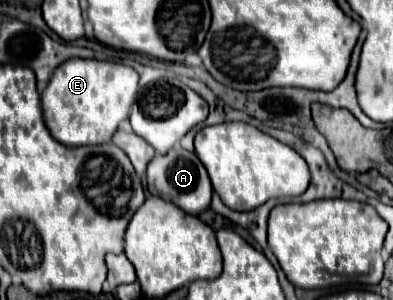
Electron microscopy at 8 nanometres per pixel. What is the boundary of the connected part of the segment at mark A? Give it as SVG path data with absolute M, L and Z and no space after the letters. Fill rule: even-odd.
M175 145L165 155L155 155L155 159L147 167L147 187L155 187L159 197L175 203L189 215L199 215L201 211L205 211L213 195L213 187L211 187L207 169L199 161L199 157L191 151L185 151L179 145Z

